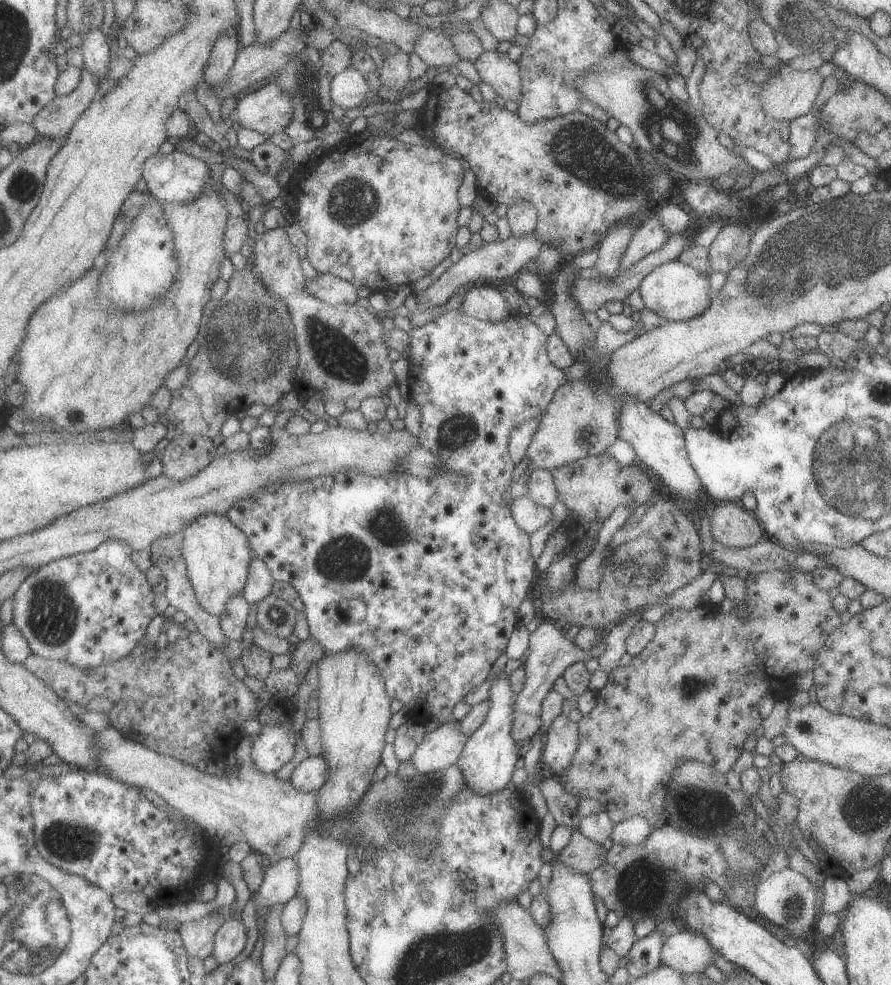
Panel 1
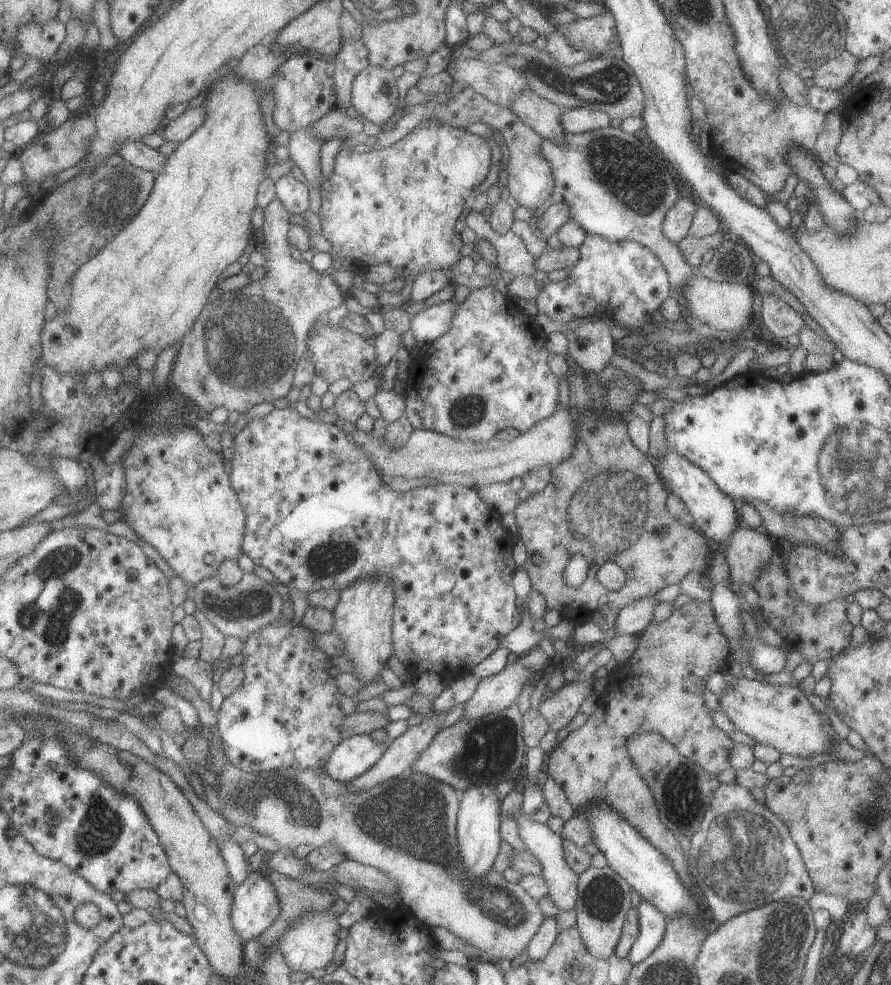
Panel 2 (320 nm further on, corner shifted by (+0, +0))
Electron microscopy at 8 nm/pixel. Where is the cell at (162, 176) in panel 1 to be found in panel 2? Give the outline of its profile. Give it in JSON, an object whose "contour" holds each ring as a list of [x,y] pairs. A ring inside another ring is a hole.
{"contour":[[[124,140],[117,148],[116,153],[123,161],[140,168],[152,172],[154,175],[162,171],[162,164],[164,163],[164,156],[144,145],[141,140]]]}

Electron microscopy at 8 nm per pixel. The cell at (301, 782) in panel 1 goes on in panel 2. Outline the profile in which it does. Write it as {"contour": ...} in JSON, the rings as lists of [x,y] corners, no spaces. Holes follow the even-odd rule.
{"contour":[[[368,734],[353,735],[331,751],[322,769],[334,780],[346,783],[369,770],[390,745],[387,738],[380,744]]]}

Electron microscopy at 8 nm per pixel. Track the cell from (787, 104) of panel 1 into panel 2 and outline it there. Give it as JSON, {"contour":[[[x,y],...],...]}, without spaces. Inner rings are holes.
{"contour":[[[846,49],[839,56],[833,57],[825,64],[819,65],[813,73],[813,86],[824,89],[839,90],[850,82],[855,74],[858,58]]]}

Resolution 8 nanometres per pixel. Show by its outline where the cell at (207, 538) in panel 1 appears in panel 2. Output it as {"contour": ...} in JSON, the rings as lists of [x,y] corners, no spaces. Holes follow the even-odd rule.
{"contour":[[[167,394],[159,397],[153,406],[149,426],[141,424],[140,435],[135,435],[132,445],[119,458],[125,490],[118,509],[123,513],[122,520],[139,539],[149,543],[174,574],[182,578],[189,586],[196,585],[202,578],[217,576],[216,570],[223,559],[235,559],[241,553],[245,515],[243,507],[231,488],[230,478],[223,469],[221,452],[207,448],[201,436],[187,421],[187,400],[179,394]]]}

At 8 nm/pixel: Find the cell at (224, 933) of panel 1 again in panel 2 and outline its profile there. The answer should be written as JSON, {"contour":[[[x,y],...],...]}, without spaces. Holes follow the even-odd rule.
{"contour":[[[249,869],[245,880],[236,885],[233,891],[230,917],[235,932],[242,938],[243,942],[258,937],[272,925],[279,913],[280,904],[272,882],[266,877],[265,873]]]}

